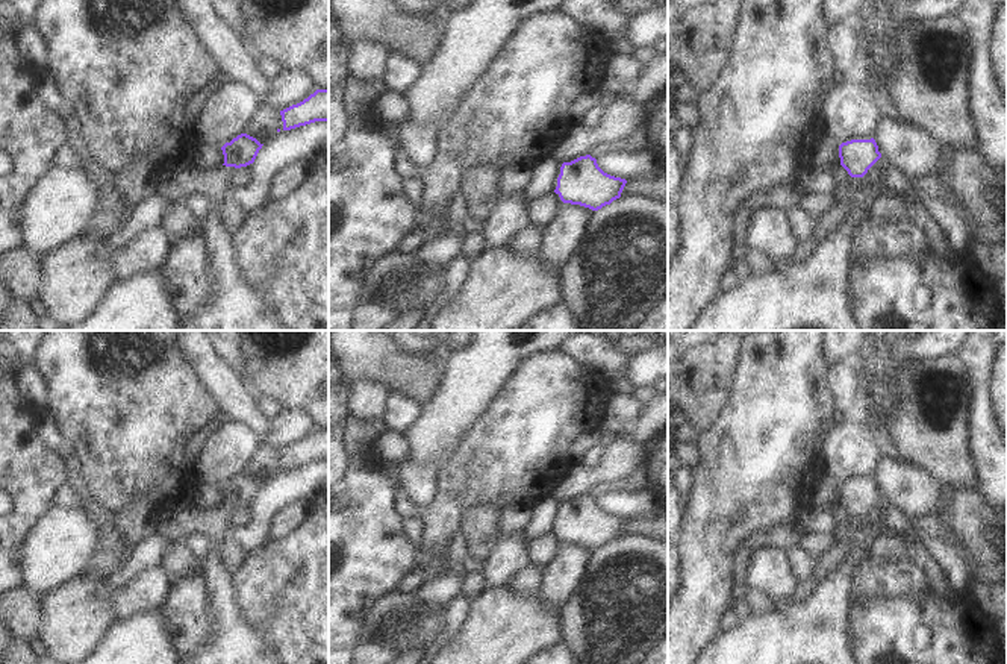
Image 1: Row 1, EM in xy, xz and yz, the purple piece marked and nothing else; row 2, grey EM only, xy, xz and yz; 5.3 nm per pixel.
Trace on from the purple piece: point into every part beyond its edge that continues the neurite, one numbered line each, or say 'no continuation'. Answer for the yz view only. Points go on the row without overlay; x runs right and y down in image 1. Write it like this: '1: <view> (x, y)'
no continuation

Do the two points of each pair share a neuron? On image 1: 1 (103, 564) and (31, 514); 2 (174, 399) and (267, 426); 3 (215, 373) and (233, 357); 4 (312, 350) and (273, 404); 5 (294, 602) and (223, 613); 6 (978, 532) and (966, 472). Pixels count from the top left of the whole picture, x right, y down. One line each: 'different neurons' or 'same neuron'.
1: different neurons
2: different neurons
3: different neurons
4: different neurons
5: different neurons
6: different neurons

